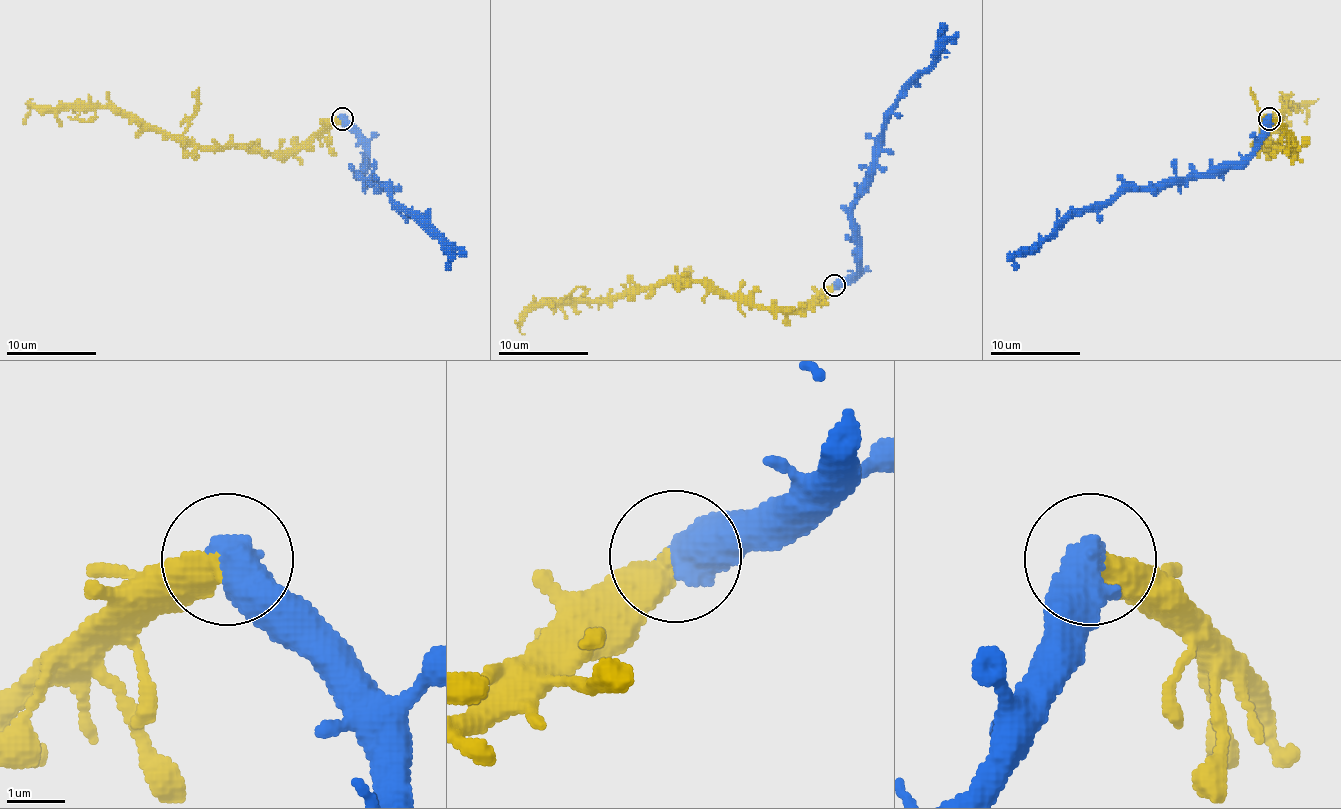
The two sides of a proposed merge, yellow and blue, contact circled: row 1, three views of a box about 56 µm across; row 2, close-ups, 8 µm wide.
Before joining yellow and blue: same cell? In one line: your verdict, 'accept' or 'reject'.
reject

